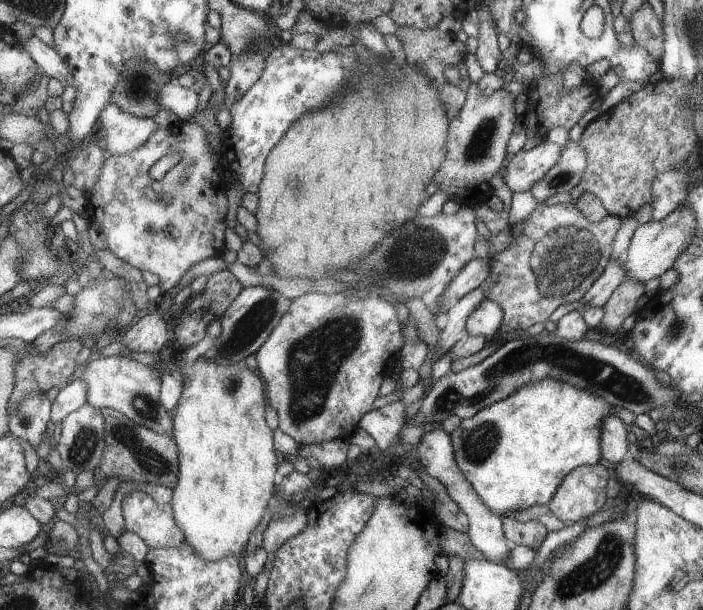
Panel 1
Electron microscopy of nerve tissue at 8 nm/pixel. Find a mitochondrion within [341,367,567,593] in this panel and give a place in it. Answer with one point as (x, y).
(485, 438)

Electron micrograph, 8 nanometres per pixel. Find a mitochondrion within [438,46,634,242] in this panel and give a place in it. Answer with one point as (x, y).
(476, 150)

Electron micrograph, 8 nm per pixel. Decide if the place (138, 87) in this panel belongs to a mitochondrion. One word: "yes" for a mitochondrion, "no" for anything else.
yes

